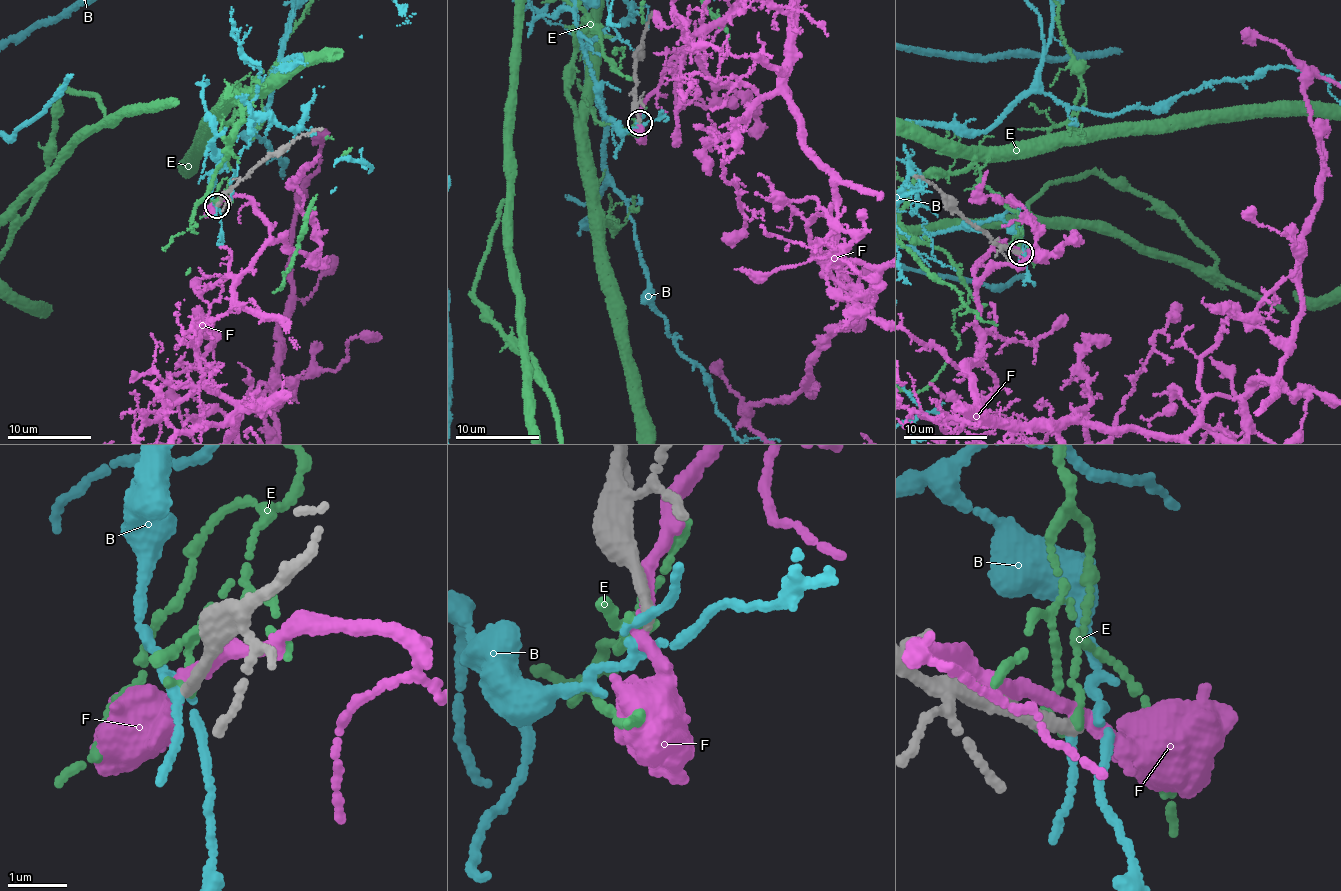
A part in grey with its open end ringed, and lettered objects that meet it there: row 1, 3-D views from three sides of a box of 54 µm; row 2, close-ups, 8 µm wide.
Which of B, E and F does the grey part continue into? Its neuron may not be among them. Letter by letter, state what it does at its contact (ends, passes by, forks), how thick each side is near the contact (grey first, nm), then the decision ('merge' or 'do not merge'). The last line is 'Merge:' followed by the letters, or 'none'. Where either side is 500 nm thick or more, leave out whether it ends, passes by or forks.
B: it forks there; 200 nm thick on the grey side, 90 nm on the other; do not merge
E: it passes by; 200 nm thick on the grey side, 100 nm on the other; do not merge
F: it passes by; 220 nm thick on the grey side, 220 nm on the other; do not merge
Merge: none

